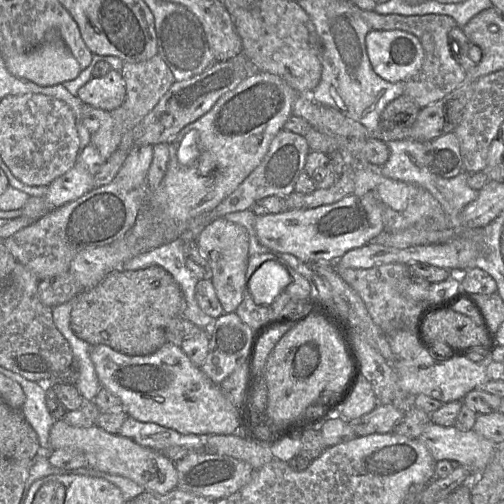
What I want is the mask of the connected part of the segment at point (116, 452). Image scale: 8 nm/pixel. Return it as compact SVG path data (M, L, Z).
M62 419L57 420L50 430L49 447L50 450L78 449L84 453L88 462L87 467L129 478L143 486L147 492L166 494L178 485L175 462L160 451L141 446L130 438L109 433L97 426L74 427Z

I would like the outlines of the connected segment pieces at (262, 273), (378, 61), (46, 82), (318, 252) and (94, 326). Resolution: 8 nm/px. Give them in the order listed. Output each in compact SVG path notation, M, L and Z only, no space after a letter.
M275 261L262 263L251 276L248 286L249 291L257 304L269 305L274 303L279 305L282 300L275 301L283 294L291 282L286 269Z
M371 30L365 38L375 73L395 83L406 81L421 68L424 50L419 39L402 30Z
M57 29L50 30L45 41L33 50L5 57L4 63L16 78L43 87L74 80L82 71Z
M350 194L333 204L309 209L289 209L281 213L257 216L254 229L259 243L273 251L291 254L305 263L334 263L347 251L370 243L384 231L384 224L381 207L373 197Z
M150 266L138 270L115 270L106 275L93 288L82 290L73 300L70 326L74 334L91 346L104 344L114 350L141 356L156 352L166 342L165 326L175 317L181 316L185 298L174 278L160 266Z

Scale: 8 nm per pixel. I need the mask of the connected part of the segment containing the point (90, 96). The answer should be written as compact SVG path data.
M113 69L105 76L92 77L77 93L83 104L108 112L118 108L124 102L125 96L125 81L121 73Z

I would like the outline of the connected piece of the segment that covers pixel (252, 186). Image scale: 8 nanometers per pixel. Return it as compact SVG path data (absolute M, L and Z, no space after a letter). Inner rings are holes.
M280 130L271 141L268 151L260 164L244 179L244 181L214 209L188 221L186 229L206 225L212 219L224 217L228 213L250 209L259 199L268 196L286 197L294 191L295 182L304 169L305 160L310 152L304 136Z

